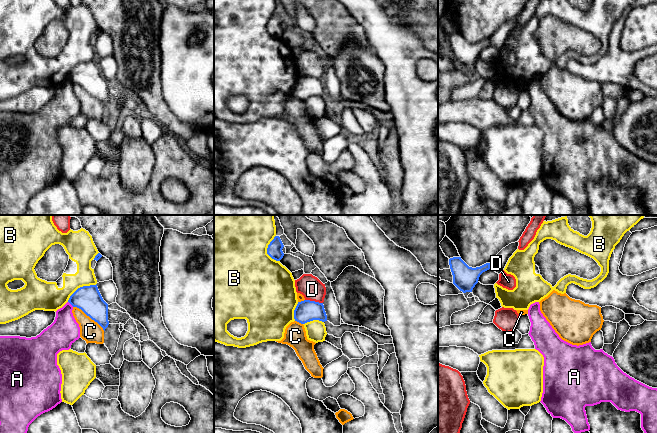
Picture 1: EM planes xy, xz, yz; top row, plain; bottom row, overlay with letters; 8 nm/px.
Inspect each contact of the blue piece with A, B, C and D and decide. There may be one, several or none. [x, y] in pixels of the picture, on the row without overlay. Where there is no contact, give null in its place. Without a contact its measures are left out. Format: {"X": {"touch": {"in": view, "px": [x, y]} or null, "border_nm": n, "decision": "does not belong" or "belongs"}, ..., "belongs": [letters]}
{"A": {"touch": {"in": "xy", "px": [71, 80]}, "border_nm": 60, "decision": "does not belong"}, "B": {"touch": {"in": "xy", "px": [80, 63]}, "border_nm": 280, "decision": "does not belong"}, "C": {"touch": {"in": "xy", "px": [89, 92]}, "border_nm": 320, "decision": "does not belong"}, "D": {"touch": {"in": "xz", "px": [314, 77]}, "border_nm": 150, "decision": "does not belong"}, "belongs": []}

